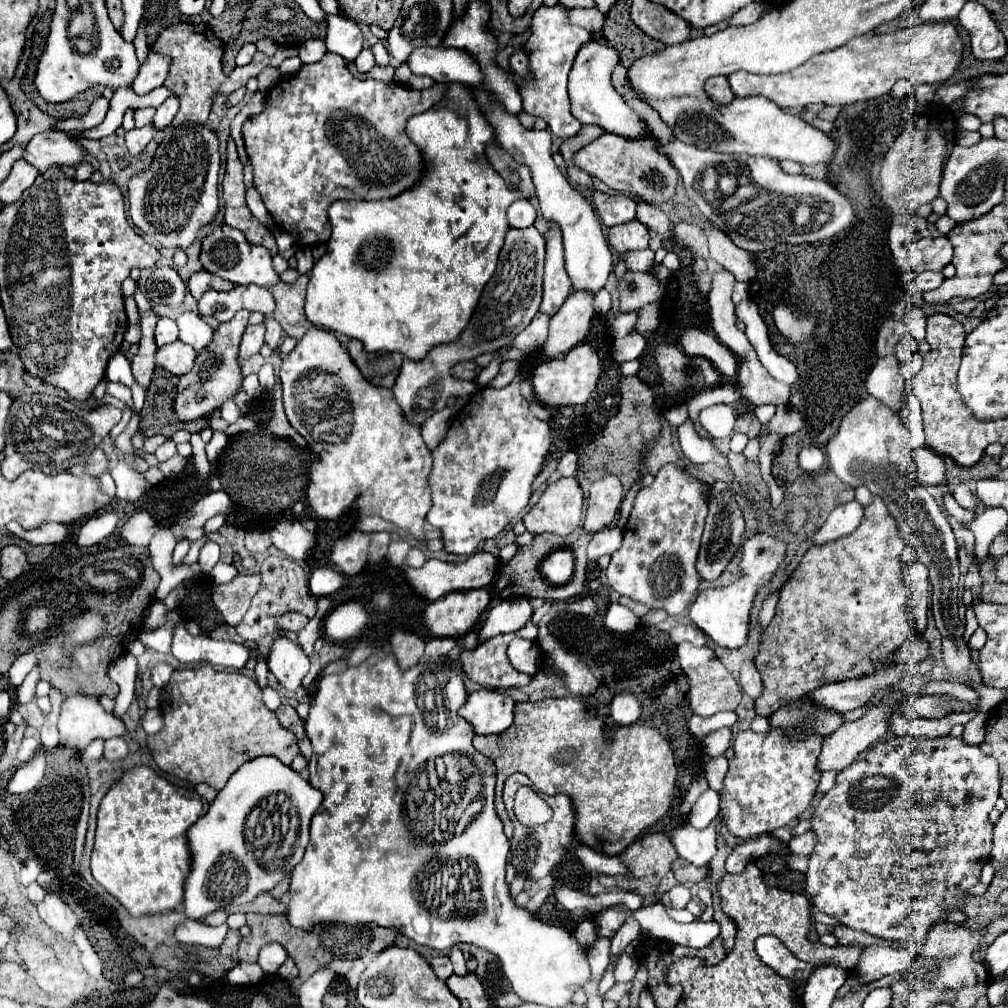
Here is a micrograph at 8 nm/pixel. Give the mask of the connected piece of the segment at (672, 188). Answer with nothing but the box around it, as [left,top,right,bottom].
[573,134,679,206]

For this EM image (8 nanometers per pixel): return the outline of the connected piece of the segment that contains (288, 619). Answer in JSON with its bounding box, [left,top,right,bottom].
[279,612,309,634]

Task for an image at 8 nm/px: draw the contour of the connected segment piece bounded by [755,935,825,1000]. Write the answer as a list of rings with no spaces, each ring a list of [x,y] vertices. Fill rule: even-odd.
[[[772,935],[757,938],[755,948],[757,948],[758,956],[761,956],[761,960],[767,966],[771,966],[776,973],[793,984],[793,994],[797,1000],[803,998],[809,976],[819,966],[825,966],[825,962],[810,964],[798,960],[777,937]]]

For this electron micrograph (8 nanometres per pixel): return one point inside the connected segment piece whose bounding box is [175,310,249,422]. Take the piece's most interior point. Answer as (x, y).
(215, 377)

